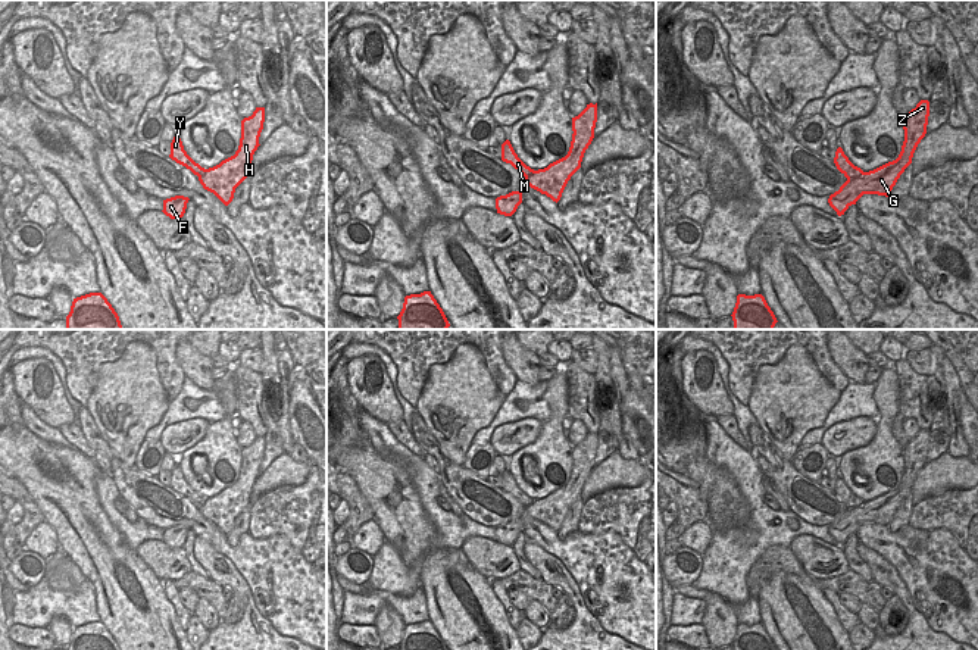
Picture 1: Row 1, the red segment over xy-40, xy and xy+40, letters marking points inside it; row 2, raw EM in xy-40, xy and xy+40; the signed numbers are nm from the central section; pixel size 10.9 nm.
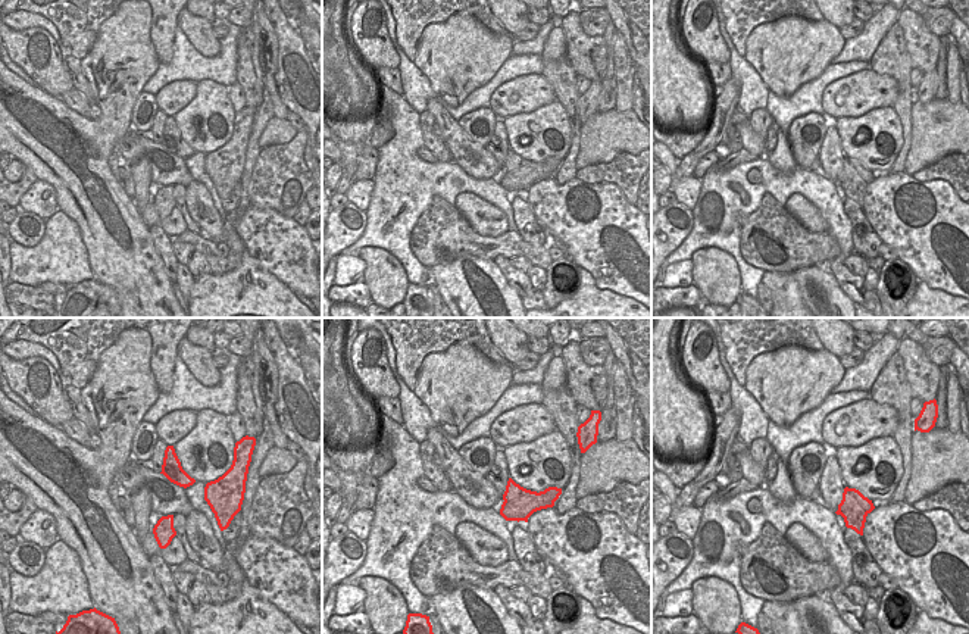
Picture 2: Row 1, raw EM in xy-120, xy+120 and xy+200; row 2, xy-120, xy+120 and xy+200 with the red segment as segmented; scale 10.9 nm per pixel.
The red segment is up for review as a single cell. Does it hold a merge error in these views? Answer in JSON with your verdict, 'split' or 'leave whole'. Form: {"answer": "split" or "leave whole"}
{"answer": "split"}

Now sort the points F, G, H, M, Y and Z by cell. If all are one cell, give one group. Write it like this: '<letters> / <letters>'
F G H Z / M Y

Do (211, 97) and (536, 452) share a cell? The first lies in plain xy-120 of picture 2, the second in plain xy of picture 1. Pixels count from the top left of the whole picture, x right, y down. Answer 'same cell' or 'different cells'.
same cell

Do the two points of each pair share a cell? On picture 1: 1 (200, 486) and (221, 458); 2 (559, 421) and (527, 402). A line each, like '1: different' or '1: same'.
1: same
2: different

